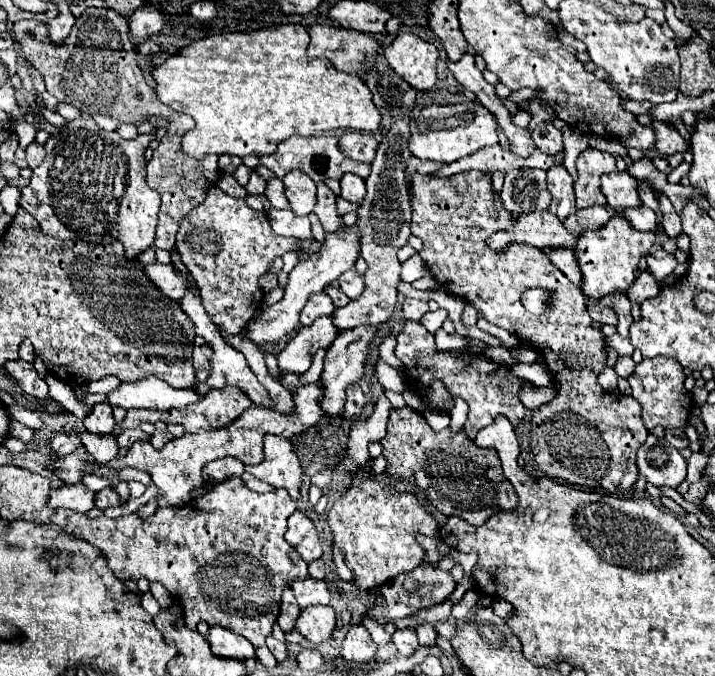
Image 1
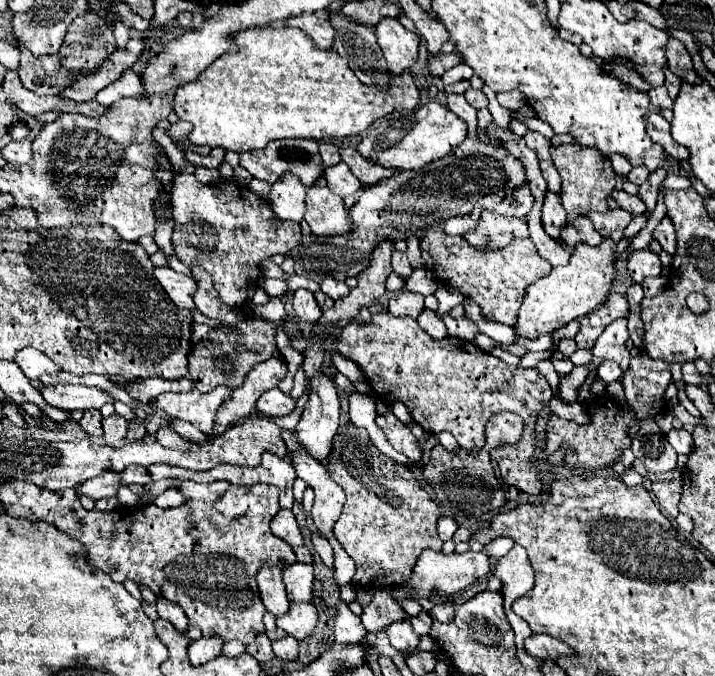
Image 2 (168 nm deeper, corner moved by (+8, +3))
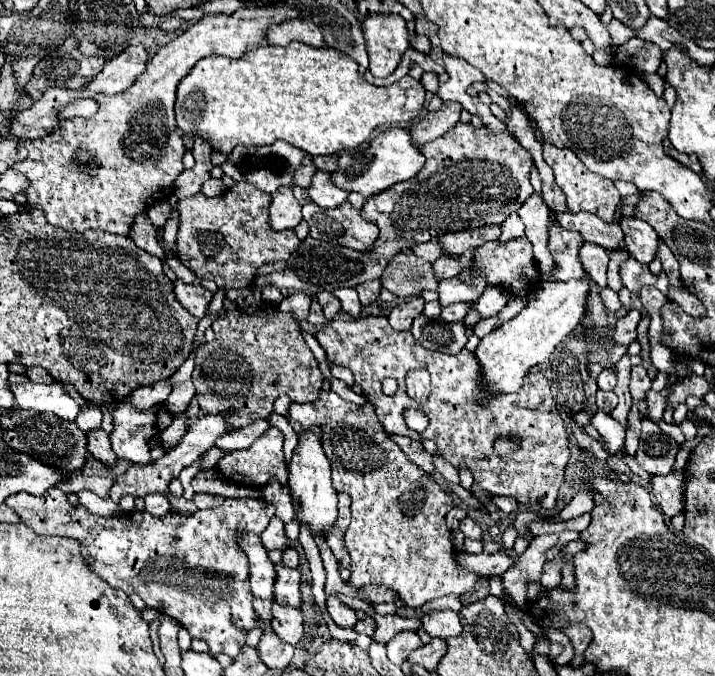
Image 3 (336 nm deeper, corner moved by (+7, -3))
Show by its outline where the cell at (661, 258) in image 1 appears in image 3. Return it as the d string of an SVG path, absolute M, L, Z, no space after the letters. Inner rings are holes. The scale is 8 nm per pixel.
M628 256L622 264L620 264L620 278L622 284L630 290L630 292L640 292L642 286L652 286L656 284L656 276L648 270L648 266L642 266L640 262L636 262L636 258Z

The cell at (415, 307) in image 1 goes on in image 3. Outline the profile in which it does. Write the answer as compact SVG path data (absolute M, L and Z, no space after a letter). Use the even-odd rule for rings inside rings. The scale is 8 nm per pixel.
M420 296L418 298L406 298L406 300L398 302L388 314L390 326L394 330L410 330L412 320L422 314L422 308L424 308L424 300Z

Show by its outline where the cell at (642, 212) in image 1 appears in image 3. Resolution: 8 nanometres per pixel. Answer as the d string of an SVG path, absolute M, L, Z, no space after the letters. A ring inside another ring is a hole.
M578 212L578 214L556 214L556 222L566 228L566 230L576 230L582 234L582 238L586 242L594 242L600 244L606 250L616 248L622 240L622 228L618 222L602 222L598 216L590 214L590 212Z

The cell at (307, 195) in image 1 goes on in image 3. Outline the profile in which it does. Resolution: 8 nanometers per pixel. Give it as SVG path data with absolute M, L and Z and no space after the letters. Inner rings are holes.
M282 186L272 194L270 202L270 228L272 230L288 230L296 228L302 222L302 206L294 198L292 188Z

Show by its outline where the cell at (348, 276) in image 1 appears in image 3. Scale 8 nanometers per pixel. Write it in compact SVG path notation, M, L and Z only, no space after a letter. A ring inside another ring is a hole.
M320 292L320 294L316 294L316 300L320 302L326 320L334 320L334 318L338 316L338 312L340 312L340 302L338 302L338 298L334 298L334 294L330 294L330 292Z

